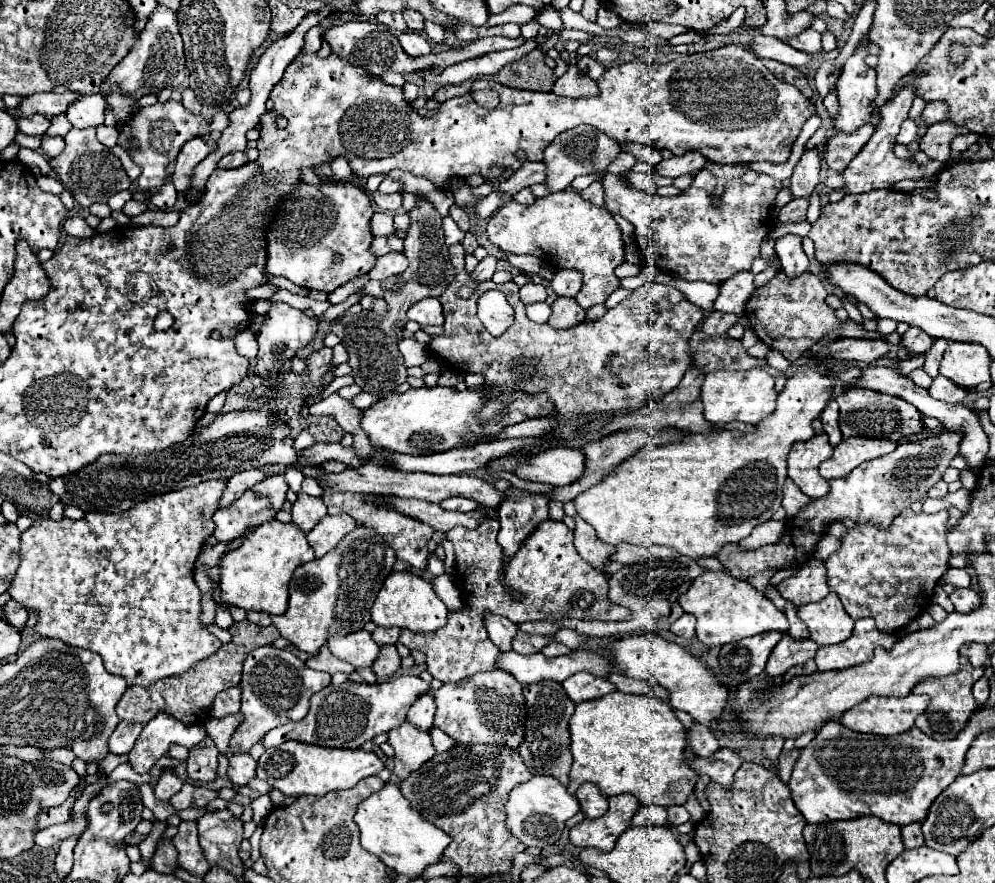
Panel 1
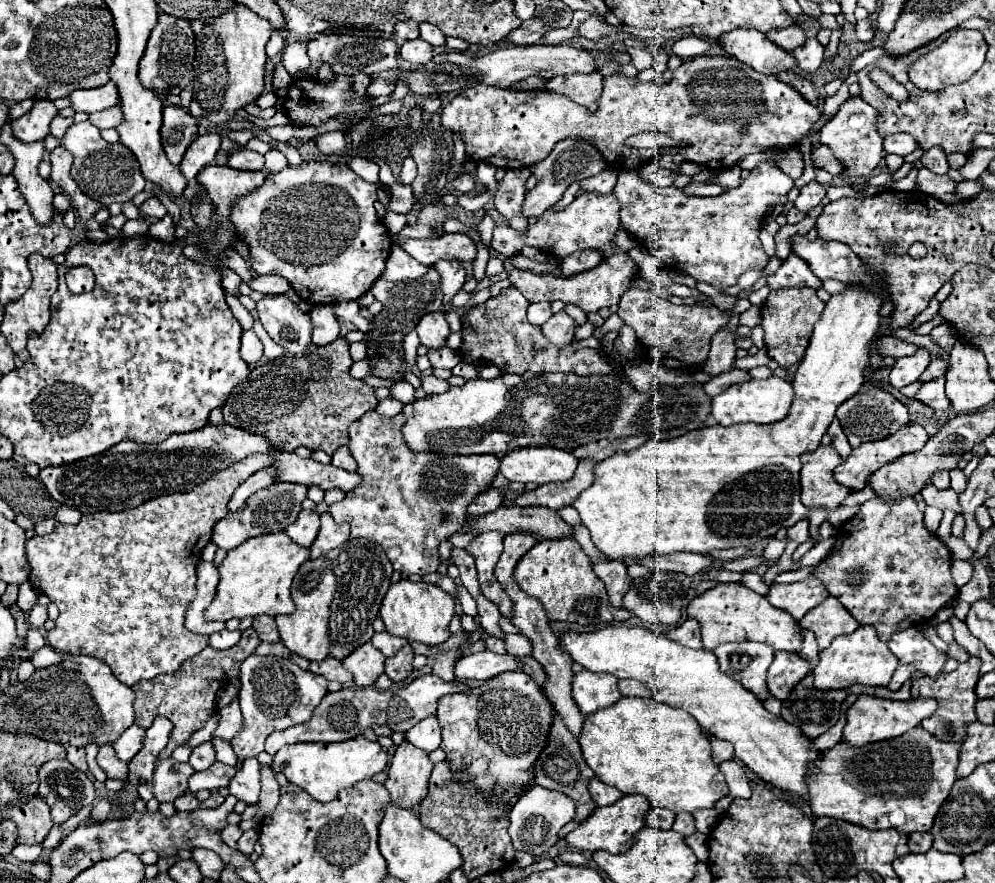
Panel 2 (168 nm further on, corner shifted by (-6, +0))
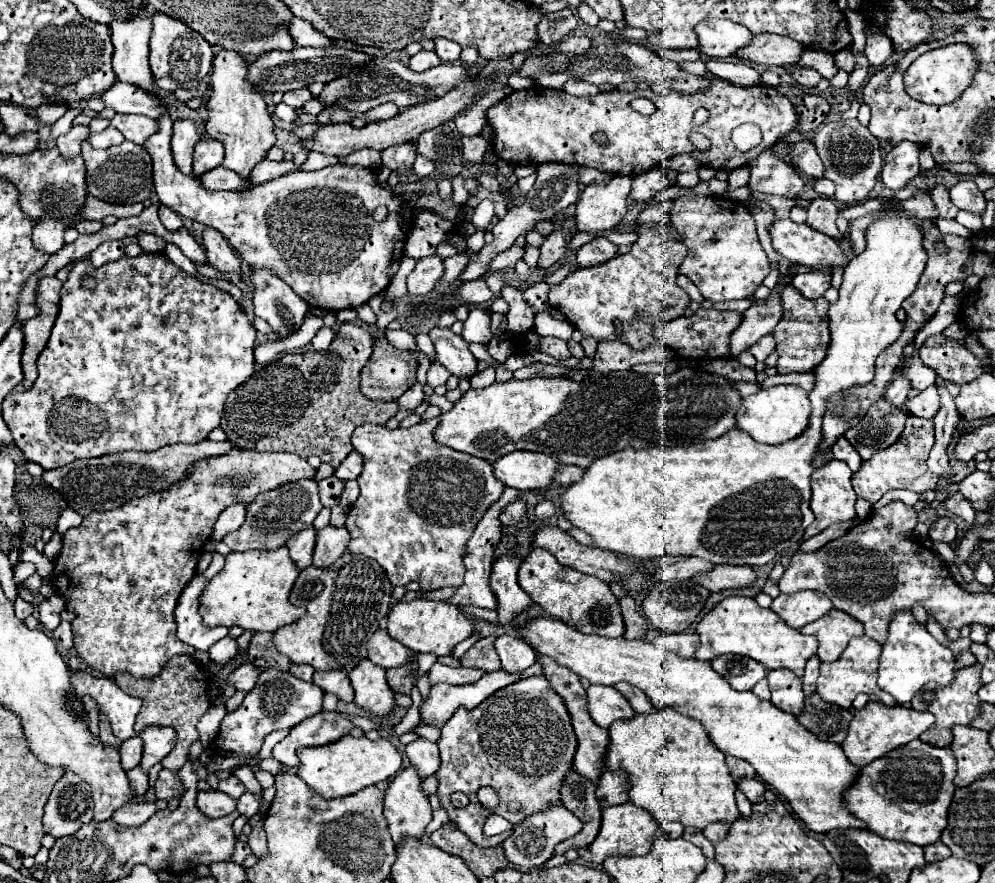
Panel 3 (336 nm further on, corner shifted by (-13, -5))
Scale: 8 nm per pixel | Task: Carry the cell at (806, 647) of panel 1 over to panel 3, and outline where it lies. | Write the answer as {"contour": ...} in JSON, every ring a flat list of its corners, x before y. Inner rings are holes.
{"contour":[[770,670,768,672,768,684,772,692,772,704,778,706,784,712,798,714,804,706,804,692,802,692,802,680,792,674,792,670]]}

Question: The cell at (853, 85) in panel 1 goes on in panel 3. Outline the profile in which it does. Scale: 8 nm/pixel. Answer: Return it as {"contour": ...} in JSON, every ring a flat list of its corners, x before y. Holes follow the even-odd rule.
{"contour":[[856,118,832,122,826,126,820,126,818,132,812,138,824,166,826,166,826,178,830,178,836,184,834,198,842,204,854,204,864,200,870,190,876,186,876,178,882,168,882,148,878,138,874,138,868,132,868,126,862,126]]}

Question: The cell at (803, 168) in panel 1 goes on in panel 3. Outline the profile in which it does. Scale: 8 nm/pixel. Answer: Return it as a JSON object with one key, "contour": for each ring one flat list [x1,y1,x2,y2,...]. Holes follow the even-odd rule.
{"contour":[[818,196,818,198,810,200,810,206,806,210,808,210,808,218,806,218,808,226,816,228,818,232,824,232,824,234,832,236,834,240,842,240,842,234,838,234,836,224,834,224,834,220,838,216,838,208,836,208,832,198]]}

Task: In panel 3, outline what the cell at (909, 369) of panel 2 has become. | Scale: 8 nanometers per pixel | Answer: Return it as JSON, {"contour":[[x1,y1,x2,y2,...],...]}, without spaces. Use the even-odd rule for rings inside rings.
{"contour":[[902,374,900,378,892,380,892,384,888,384,888,390,886,390,886,400,892,404,892,406,898,406,902,408,904,402,906,402,906,394,908,390,912,388,912,384,908,384,908,378]]}

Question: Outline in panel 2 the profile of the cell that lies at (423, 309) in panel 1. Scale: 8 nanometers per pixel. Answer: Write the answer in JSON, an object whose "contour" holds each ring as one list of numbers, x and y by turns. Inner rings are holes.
{"contour":[[441,311,421,317,421,321,417,323,415,331,417,331,419,339,421,339,421,345,425,345,427,349,441,349,441,347,445,347,445,341,447,341,447,337,451,333]]}

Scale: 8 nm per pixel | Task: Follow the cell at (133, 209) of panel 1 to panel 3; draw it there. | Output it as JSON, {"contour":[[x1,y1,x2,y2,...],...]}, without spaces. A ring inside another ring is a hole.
{"contour":[[160,204,160,208,158,208,158,216,160,216,162,224,164,224,168,230,178,230,178,228,182,228,182,220,180,220,180,216,178,216,174,210,170,210,168,206]]}

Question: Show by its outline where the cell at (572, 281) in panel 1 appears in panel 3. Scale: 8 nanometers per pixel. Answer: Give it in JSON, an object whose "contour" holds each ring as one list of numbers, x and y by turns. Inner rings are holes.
{"contour":[[596,238,590,240,588,244,584,244,582,248,578,248,576,252,576,260,580,268,588,268,588,266,598,266,604,264,608,260,612,260,616,256,616,246,612,242,608,242,606,238]]}

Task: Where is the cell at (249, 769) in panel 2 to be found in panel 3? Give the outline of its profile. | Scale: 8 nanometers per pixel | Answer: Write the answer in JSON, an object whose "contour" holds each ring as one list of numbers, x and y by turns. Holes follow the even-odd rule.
{"contour":[[246,790,246,792,238,798,238,806,236,806,236,810,238,810,242,816,250,818,250,816,254,816,254,814,258,812,258,808,260,808,260,802,258,802,258,796,256,796,254,792]]}

